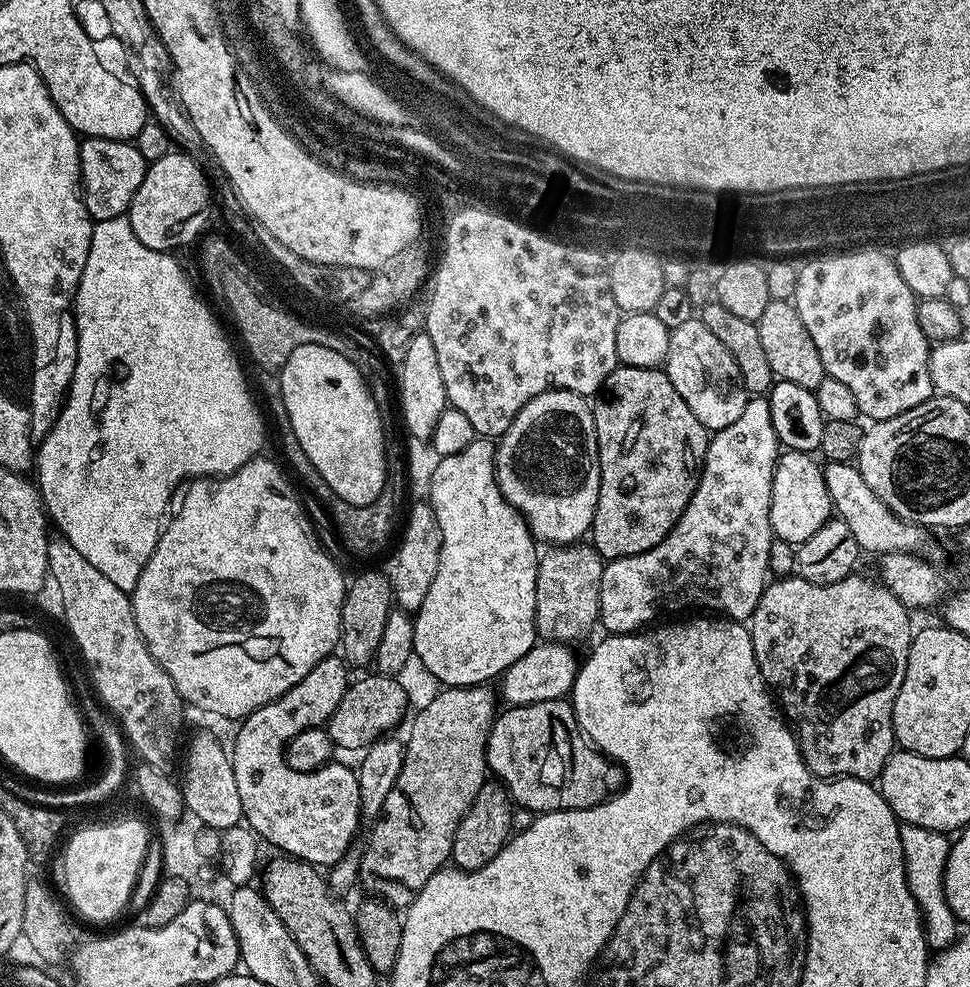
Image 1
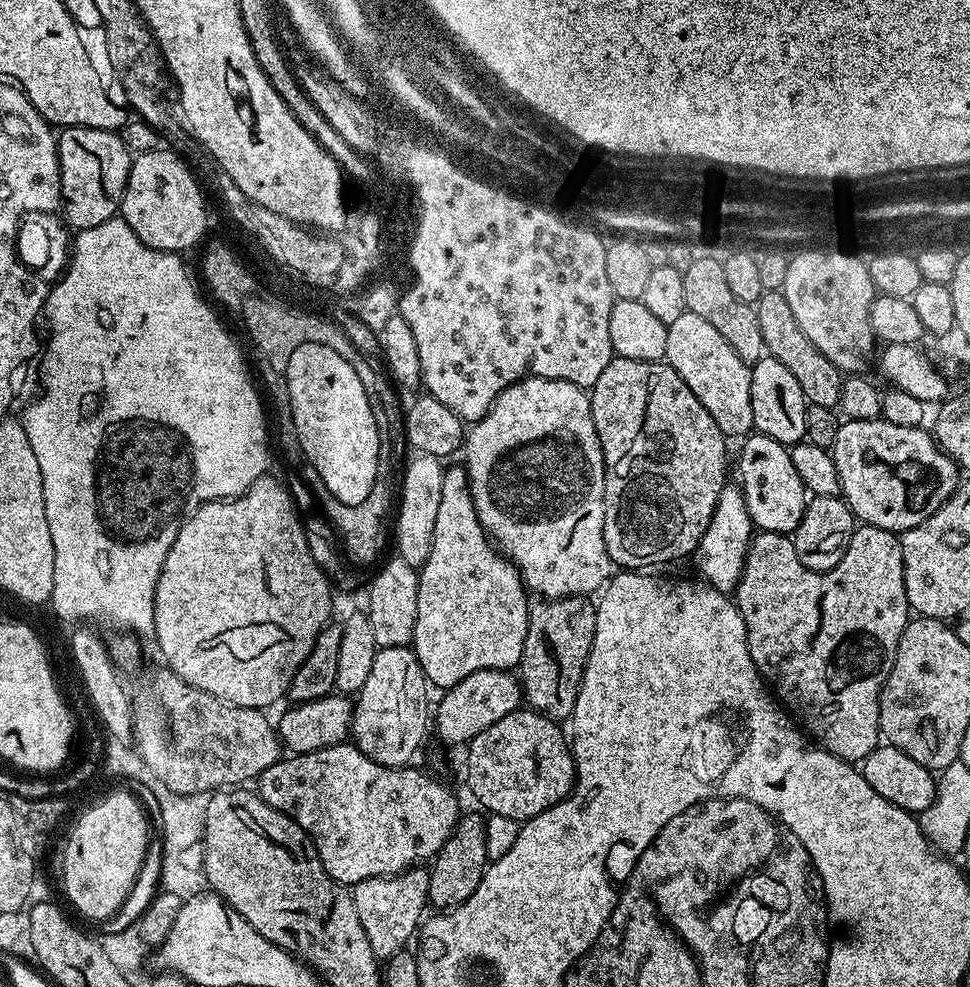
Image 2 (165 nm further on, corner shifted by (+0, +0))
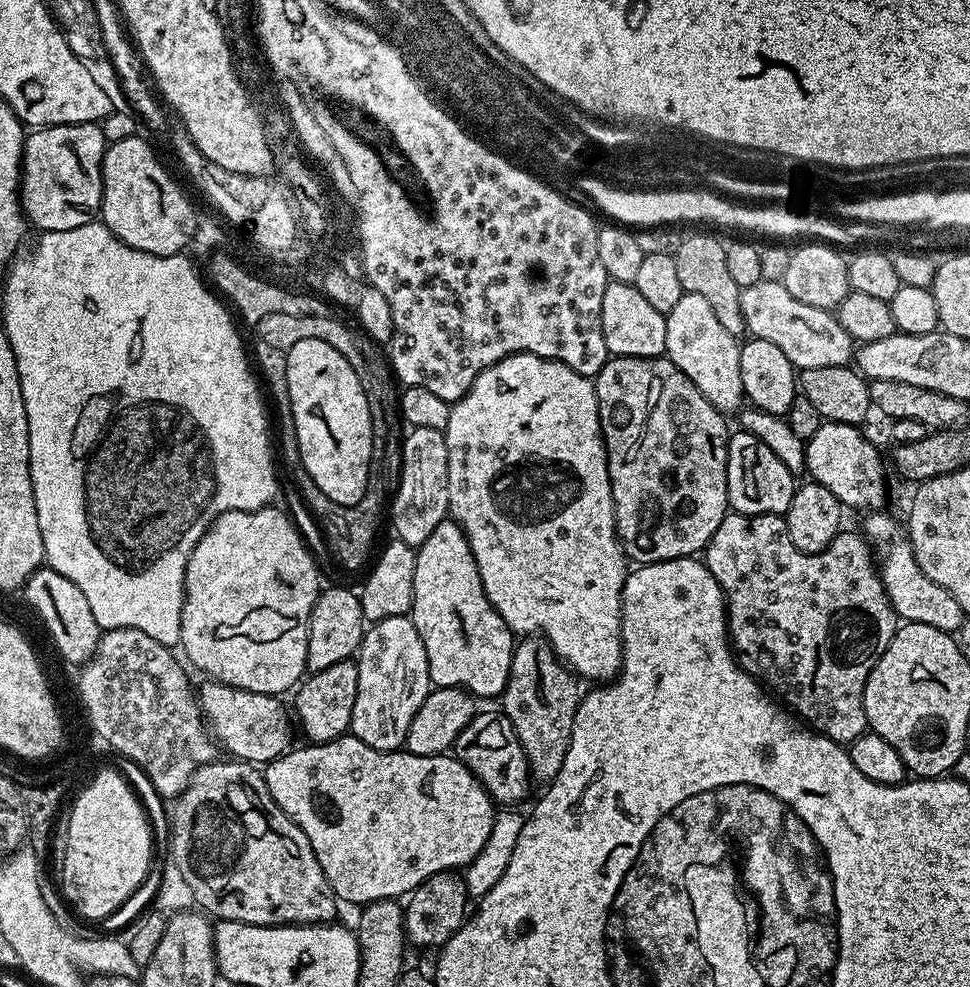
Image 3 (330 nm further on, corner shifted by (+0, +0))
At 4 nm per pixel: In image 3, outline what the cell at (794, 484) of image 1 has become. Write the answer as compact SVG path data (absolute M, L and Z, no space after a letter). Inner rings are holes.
M736 430L728 437L728 502L733 512L740 512L743 516L761 516L762 514L774 514L775 516L787 513L790 502L794 498L798 487L797 481L792 481L794 474L778 462L778 454L766 446L766 442L758 442L754 434L743 430Z

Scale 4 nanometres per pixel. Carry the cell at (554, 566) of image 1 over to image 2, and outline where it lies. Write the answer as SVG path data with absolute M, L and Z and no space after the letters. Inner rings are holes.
M583 596L540 598L529 607L524 653L518 665L522 696L529 709L553 718L571 717L594 642L596 604L590 601Z

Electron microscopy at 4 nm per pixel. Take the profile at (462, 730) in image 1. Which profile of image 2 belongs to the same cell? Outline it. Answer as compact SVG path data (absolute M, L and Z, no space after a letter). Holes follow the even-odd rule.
M409 866L403 872L395 872L393 876L374 876L351 885L354 910L358 910L358 922L362 922L362 930L366 930L370 950L374 950L377 961L387 961L389 956L393 956L407 945L404 943L411 936L413 939L417 935L425 915L424 908L429 907L428 874L427 867Z

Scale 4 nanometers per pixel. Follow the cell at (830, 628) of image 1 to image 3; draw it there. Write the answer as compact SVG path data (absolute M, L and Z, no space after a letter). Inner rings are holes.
M729 511L724 521L718 526L718 530L714 530L702 556L710 574L714 574L714 578L720 584L720 589L724 591L724 603L728 609L730 644L740 667L757 681L767 685L801 721L807 722L820 735L830 737L834 743L841 746L851 744L859 736L864 735L868 728L868 719L864 709L864 687L868 681L870 670L874 670L878 658L882 658L886 646L890 646L890 638L894 638L898 627L897 614L892 608L892 603L888 601L884 583L880 580L878 564L874 559L874 549L859 531L856 532L841 530L830 542L830 546L826 546L821 552L803 552L798 550L798 546L794 546L794 542L790 542L788 522L783 515L743 516L740 512Z

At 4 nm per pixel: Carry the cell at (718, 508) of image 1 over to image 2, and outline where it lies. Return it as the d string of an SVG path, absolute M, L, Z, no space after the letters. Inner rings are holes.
M725 483L718 494L718 502L706 530L694 551L696 568L701 577L712 587L725 594L735 593L740 587L740 577L744 575L744 564L748 561L748 550L752 547L754 525L748 513L743 487Z

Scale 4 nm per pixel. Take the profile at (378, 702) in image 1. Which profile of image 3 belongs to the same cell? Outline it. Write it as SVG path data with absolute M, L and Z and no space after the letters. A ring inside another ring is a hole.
M211 678L203 682L205 684L198 688L200 711L204 713L205 721L217 745L223 751L225 748L229 757L253 766L265 766L293 747L294 724L290 719L289 709L288 712L284 709L280 696L242 690Z

